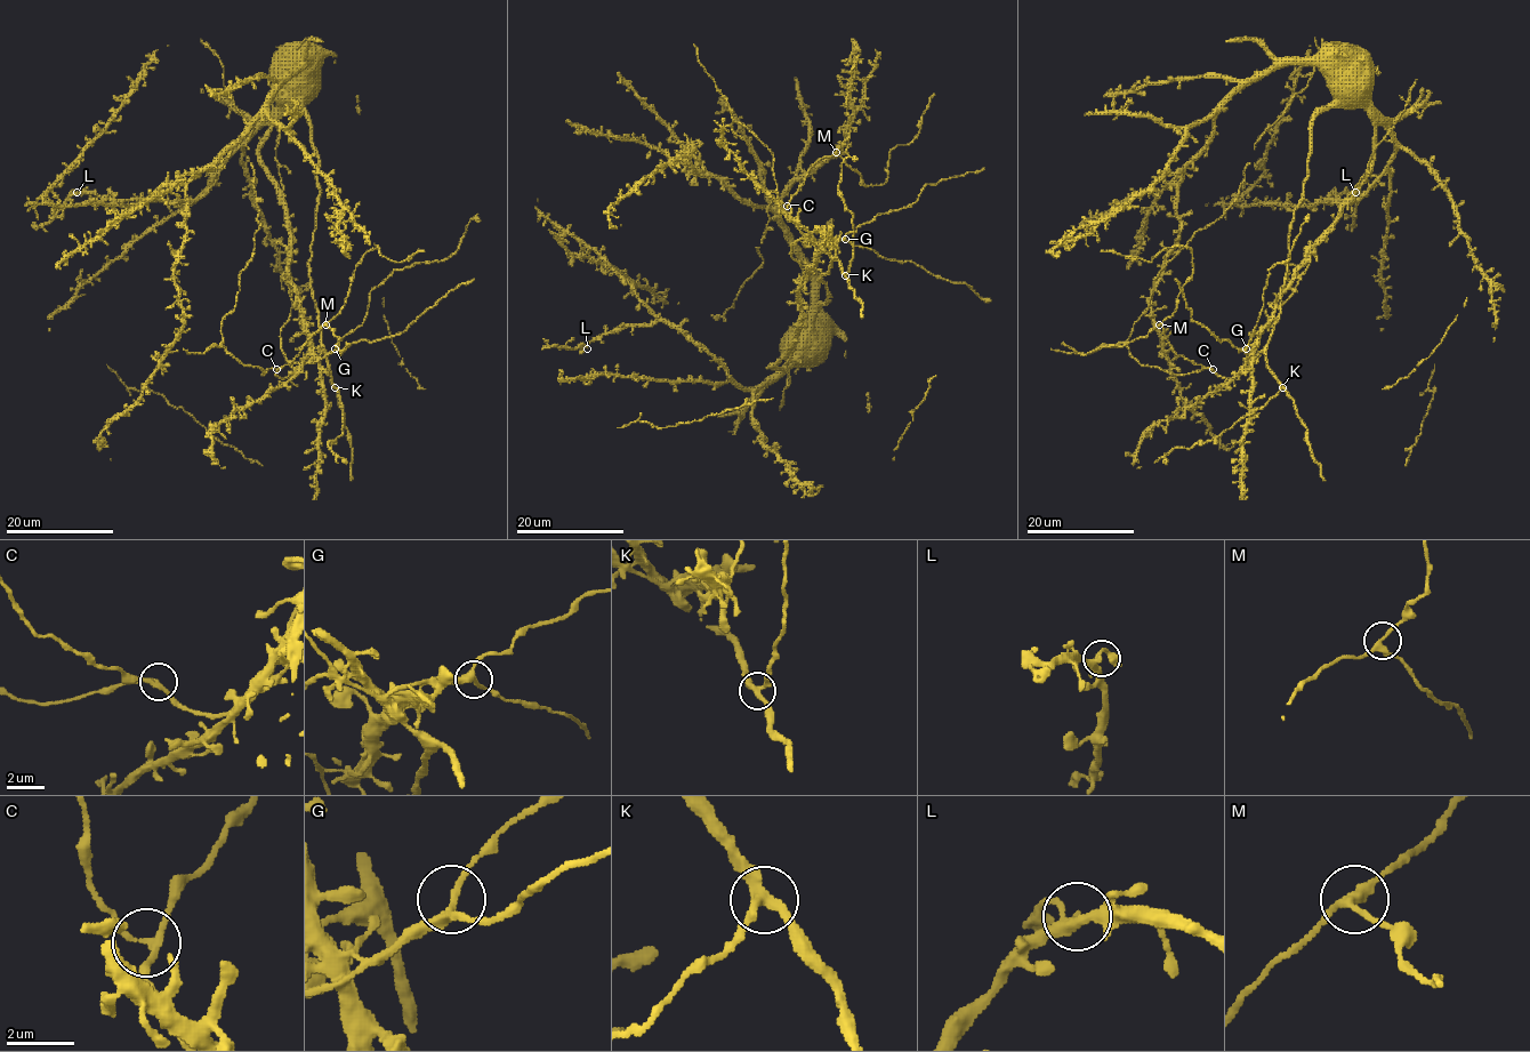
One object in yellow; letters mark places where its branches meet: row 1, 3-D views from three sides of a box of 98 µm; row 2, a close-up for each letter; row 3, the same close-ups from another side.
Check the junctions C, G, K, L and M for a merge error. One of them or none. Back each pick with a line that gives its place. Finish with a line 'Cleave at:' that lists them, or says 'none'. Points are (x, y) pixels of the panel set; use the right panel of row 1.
Cleave at: none

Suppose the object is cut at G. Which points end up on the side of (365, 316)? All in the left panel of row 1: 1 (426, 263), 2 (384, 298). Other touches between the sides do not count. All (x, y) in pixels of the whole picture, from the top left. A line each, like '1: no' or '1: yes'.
1: yes
2: no

